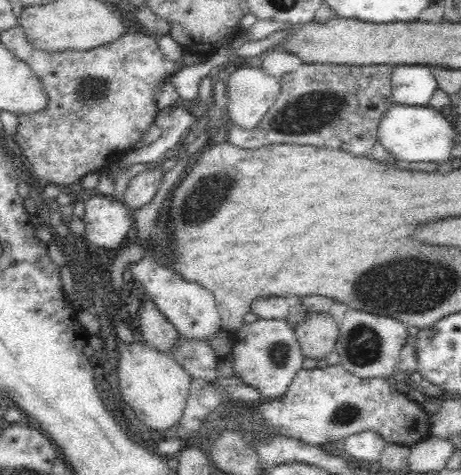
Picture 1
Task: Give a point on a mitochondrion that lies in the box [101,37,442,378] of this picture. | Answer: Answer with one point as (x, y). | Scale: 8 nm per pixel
(313, 112)

